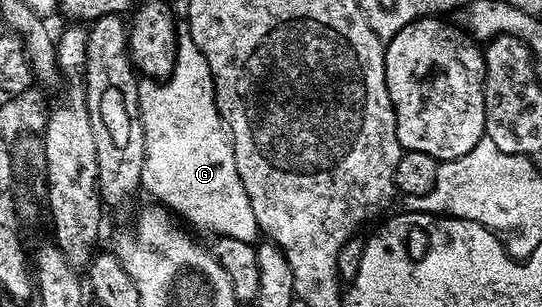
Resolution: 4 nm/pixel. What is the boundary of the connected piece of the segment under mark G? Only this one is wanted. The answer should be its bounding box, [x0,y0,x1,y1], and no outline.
[138,34,260,244]

